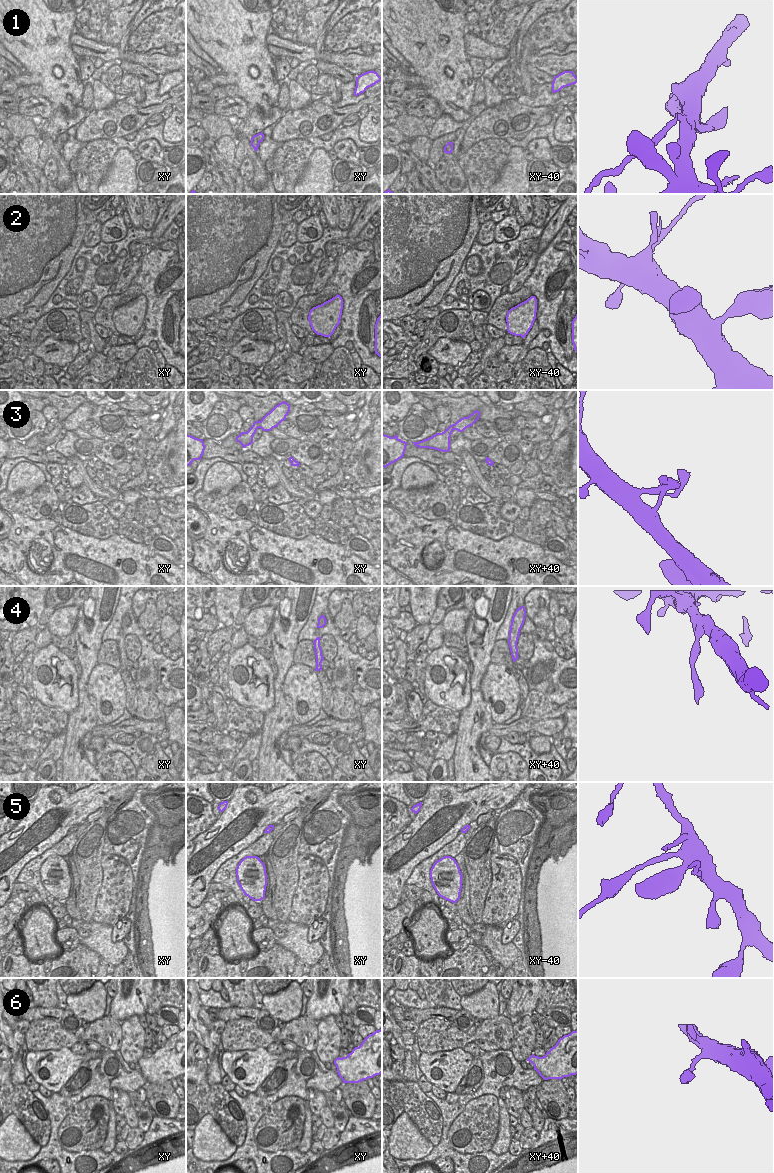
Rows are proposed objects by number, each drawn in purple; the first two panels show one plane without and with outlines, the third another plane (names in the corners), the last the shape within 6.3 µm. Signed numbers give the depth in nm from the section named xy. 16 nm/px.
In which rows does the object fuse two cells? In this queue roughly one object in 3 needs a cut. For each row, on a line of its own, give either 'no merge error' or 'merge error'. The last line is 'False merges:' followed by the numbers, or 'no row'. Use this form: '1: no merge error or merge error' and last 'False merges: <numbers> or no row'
1: merge error
2: merge error
3: no merge error
4: no merge error
5: merge error
6: no merge error
False merges: 1, 2, 5

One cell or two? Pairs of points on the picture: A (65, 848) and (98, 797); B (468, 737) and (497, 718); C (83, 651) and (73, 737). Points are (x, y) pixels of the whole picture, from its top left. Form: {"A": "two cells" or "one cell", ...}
{"A": "two cells", "B": "two cells", "C": "one cell"}

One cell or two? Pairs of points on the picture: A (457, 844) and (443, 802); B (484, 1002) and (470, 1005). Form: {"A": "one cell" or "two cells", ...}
{"A": "two cells", "B": "one cell"}

